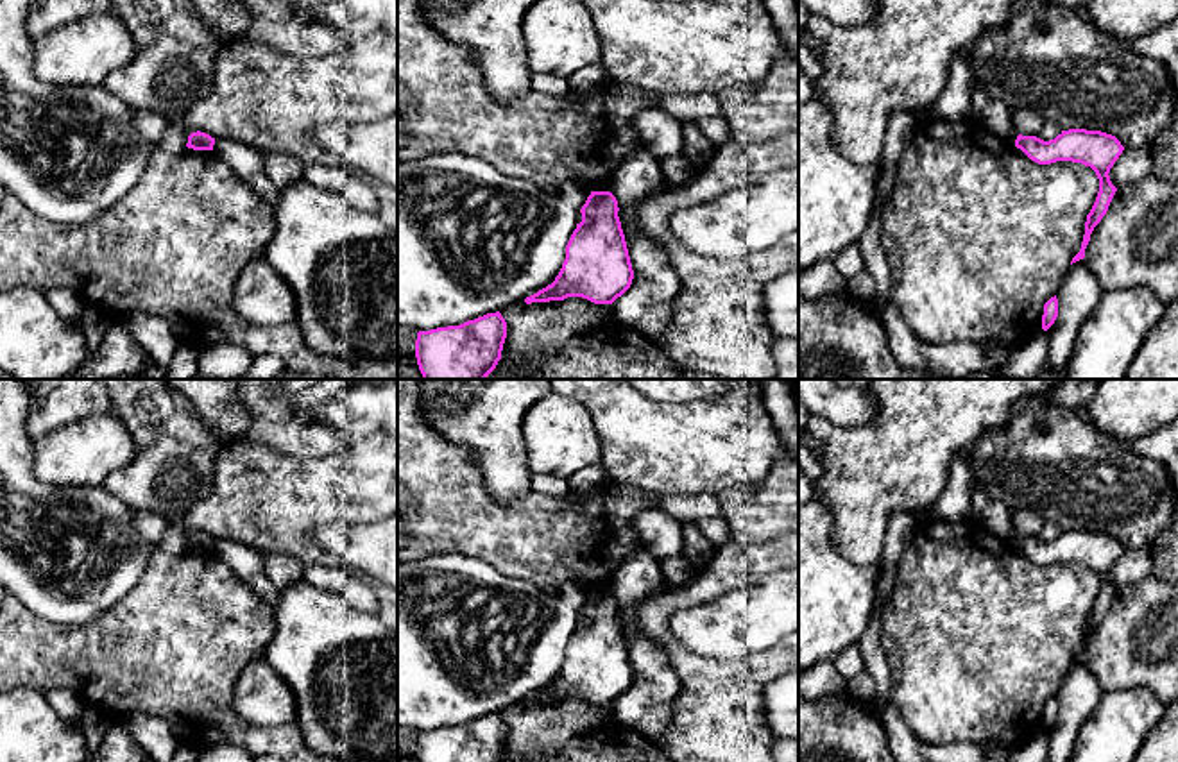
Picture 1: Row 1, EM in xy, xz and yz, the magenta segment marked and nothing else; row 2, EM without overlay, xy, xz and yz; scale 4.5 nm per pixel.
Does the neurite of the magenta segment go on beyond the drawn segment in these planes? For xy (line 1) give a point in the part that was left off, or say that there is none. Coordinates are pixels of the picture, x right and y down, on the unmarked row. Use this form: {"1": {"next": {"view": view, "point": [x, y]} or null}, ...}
{"1": {"next": null}}

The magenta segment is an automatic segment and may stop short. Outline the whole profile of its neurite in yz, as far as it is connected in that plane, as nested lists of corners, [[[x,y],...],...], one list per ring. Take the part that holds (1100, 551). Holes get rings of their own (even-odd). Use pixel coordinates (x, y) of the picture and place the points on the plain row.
[[[1087,529],[1062,531],[1054,540],[1049,542],[1044,542],[1037,537],[1019,535],[1015,540],[1015,547],[1038,565],[1072,562],[1090,567],[1096,572],[1099,580],[1099,592],[1090,614],[1087,615],[1081,649],[1072,658],[1071,665],[1083,660],[1085,649],[1090,642],[1090,635],[1106,615],[1108,606],[1117,592],[1108,574],[1114,563],[1123,555],[1124,547],[1112,535]]]

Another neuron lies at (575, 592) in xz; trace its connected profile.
[[[460,553],[397,562],[397,726],[460,726],[551,685],[589,596],[573,578],[553,599],[532,581]]]

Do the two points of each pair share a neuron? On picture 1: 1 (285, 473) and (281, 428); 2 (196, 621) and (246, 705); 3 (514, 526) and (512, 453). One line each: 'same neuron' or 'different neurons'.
1: different neurons
2: different neurons
3: different neurons

